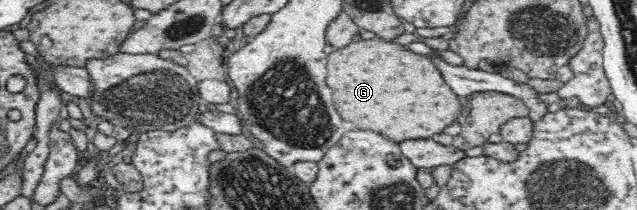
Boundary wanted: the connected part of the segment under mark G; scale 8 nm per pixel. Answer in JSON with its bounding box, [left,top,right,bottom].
[326,37,464,144]

